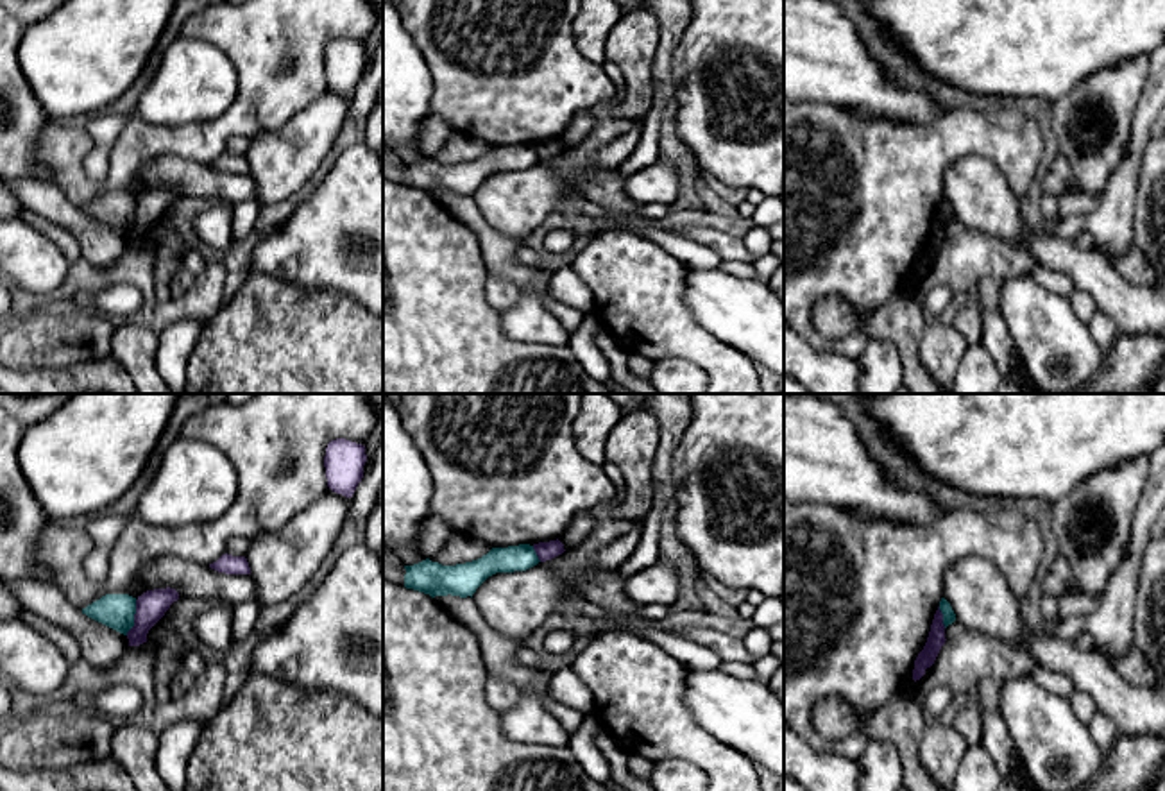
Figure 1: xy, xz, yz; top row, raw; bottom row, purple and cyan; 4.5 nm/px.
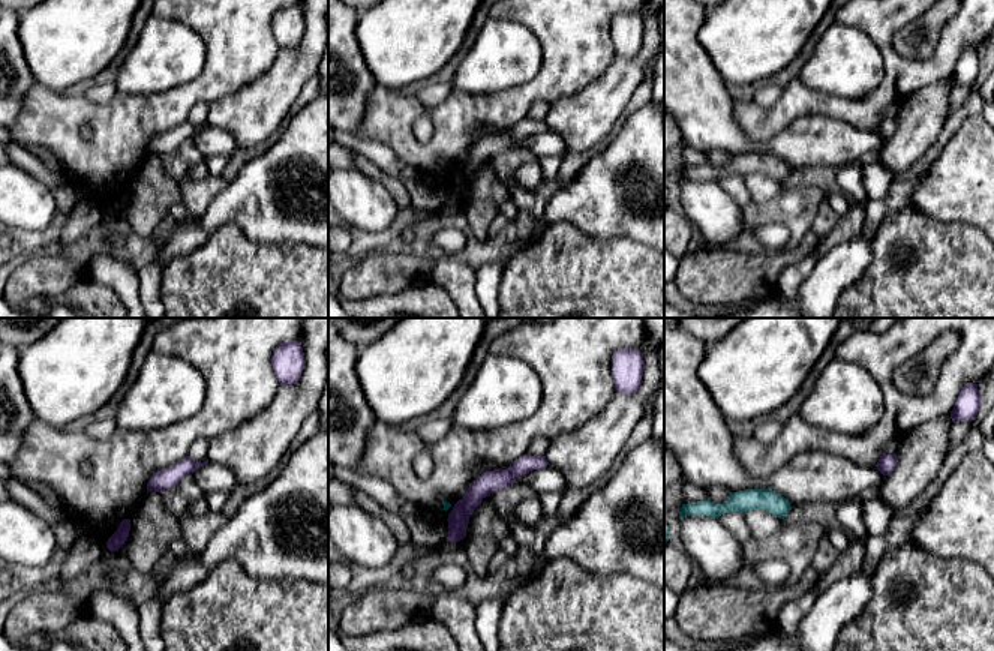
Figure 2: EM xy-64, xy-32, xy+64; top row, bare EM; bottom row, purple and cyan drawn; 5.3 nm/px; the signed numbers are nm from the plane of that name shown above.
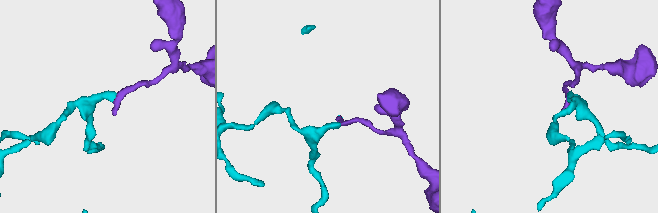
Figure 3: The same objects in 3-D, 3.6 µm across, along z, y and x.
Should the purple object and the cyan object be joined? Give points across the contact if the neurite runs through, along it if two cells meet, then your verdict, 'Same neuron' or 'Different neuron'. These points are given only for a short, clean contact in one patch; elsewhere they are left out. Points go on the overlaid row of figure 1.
Boundary: xy (136, 600), (133, 627), (126, 634). Different neuron

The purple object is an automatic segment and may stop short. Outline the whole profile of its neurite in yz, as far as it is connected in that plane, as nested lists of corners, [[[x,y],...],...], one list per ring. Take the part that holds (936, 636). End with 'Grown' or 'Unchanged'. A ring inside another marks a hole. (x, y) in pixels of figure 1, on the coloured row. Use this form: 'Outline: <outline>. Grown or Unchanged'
Outline: [[[938,607],[934,619],[932,619],[932,625],[931,625],[927,642],[914,660],[914,669],[913,669],[914,682],[920,680],[925,675],[925,669],[934,664],[945,641],[947,639],[945,639],[943,614]]]. Unchanged

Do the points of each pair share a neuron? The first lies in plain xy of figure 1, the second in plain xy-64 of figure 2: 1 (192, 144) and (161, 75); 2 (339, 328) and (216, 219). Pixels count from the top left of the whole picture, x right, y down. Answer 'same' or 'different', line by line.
1: different
2: different

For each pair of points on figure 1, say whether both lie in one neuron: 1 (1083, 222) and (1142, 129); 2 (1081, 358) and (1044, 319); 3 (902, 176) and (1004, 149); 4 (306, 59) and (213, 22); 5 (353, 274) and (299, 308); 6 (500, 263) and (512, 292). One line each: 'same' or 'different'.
1: same
2: same
3: same
4: same
5: different
6: different

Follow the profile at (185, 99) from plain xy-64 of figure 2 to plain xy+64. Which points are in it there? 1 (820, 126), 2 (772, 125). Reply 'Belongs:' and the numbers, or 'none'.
Belongs: 2

